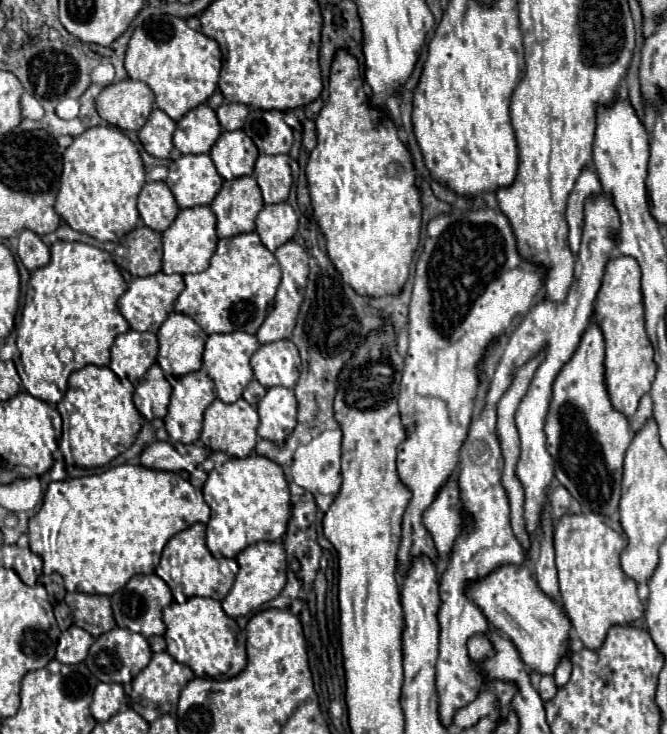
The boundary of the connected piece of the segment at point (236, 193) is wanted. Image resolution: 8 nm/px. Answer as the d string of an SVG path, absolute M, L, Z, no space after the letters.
M253 177L225 181L211 203L217 217L217 237L233 237L255 231L255 217L263 207L259 185Z

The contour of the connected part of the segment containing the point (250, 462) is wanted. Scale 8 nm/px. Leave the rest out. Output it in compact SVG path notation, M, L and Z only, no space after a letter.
M253 453L245 459L227 459L221 467L215 467L209 473L203 485L203 495L205 503L211 507L211 521L207 523L207 547L216 558L221 558L221 555L225 558L235 558L239 551L257 541L277 541L285 535L287 521L291 517L289 487L283 469L263 455Z

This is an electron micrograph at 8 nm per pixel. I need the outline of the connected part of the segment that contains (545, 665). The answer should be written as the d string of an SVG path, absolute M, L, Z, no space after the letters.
M501 565L479 581L471 581L465 589L467 597L481 609L489 625L501 635L509 637L519 649L523 663L541 675L553 675L559 659L565 655L567 637L571 623L565 617L561 605L549 599L537 585L529 567L523 565Z

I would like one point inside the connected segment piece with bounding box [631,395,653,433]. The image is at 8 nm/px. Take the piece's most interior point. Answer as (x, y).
(645, 412)

